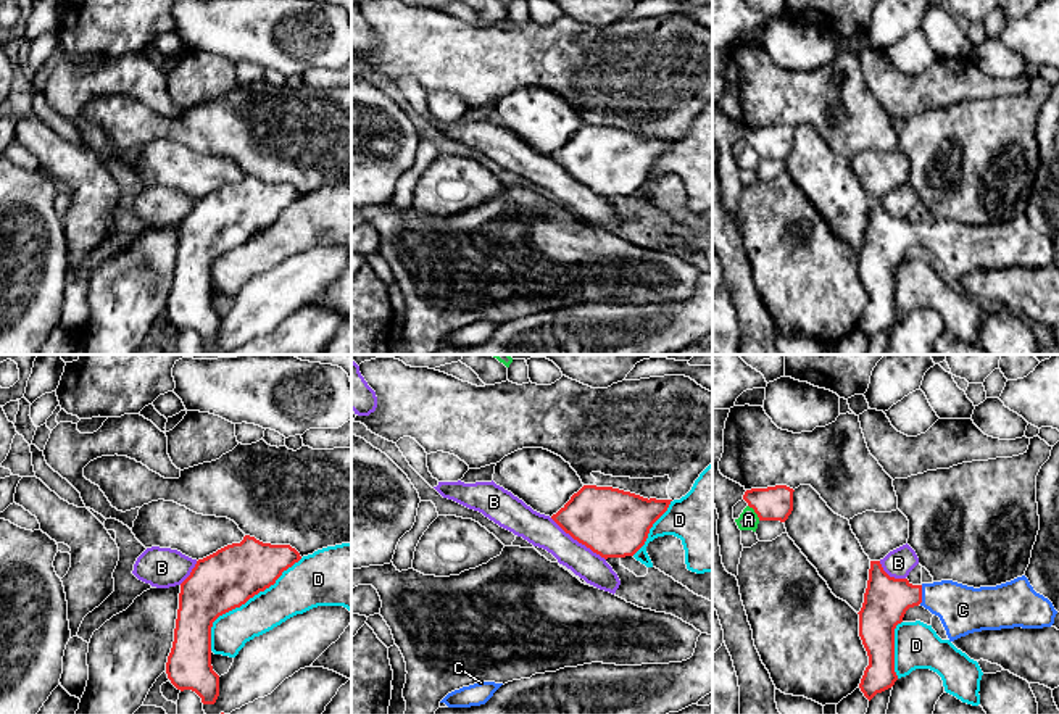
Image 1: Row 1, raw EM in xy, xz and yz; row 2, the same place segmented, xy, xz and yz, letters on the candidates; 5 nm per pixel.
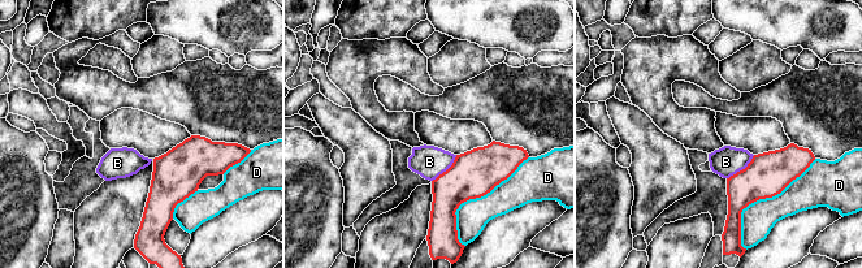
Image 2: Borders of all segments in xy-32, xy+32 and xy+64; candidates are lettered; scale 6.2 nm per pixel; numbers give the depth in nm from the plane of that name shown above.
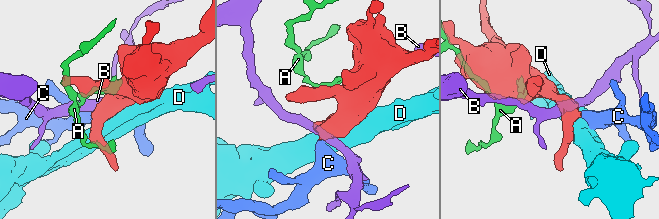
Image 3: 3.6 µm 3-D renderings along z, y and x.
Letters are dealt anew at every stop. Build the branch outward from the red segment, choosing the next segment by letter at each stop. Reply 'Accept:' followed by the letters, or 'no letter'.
Accept: C

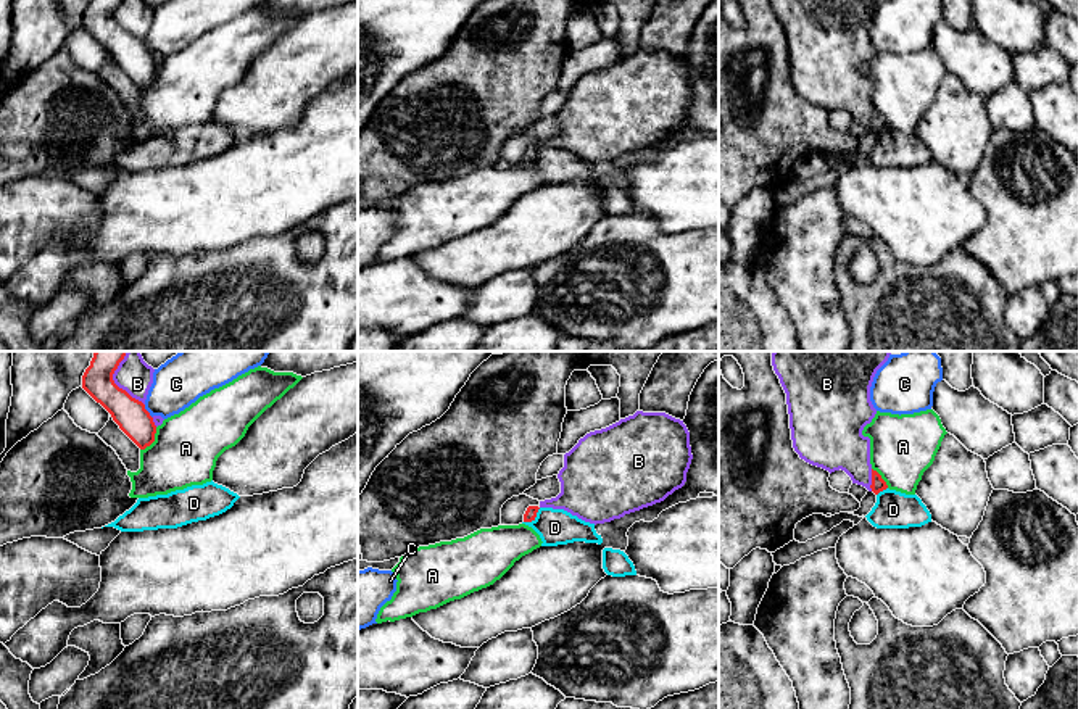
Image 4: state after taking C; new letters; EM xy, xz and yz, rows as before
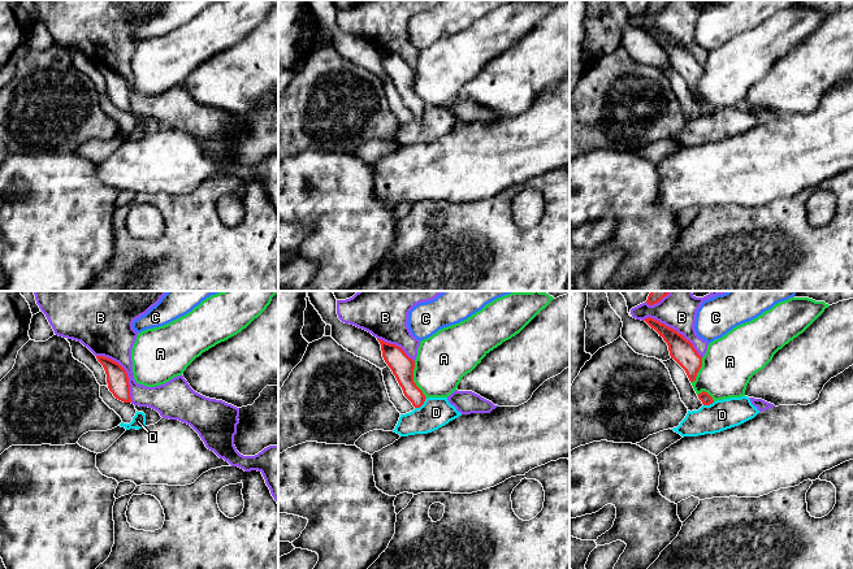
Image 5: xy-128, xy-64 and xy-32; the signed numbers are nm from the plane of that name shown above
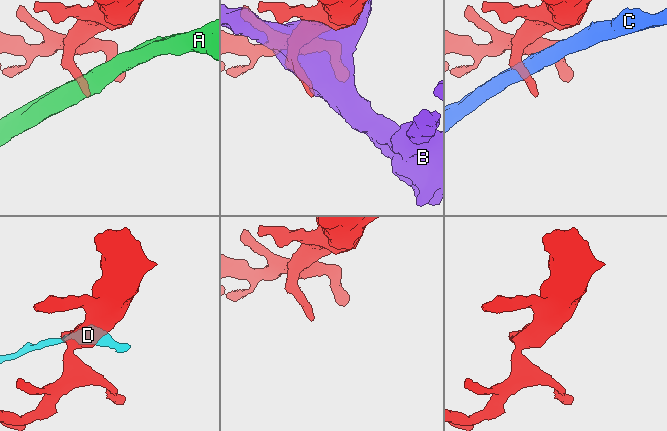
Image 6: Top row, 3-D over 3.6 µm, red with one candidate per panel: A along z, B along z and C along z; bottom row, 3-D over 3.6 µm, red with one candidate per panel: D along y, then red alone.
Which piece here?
Accept: no letter

